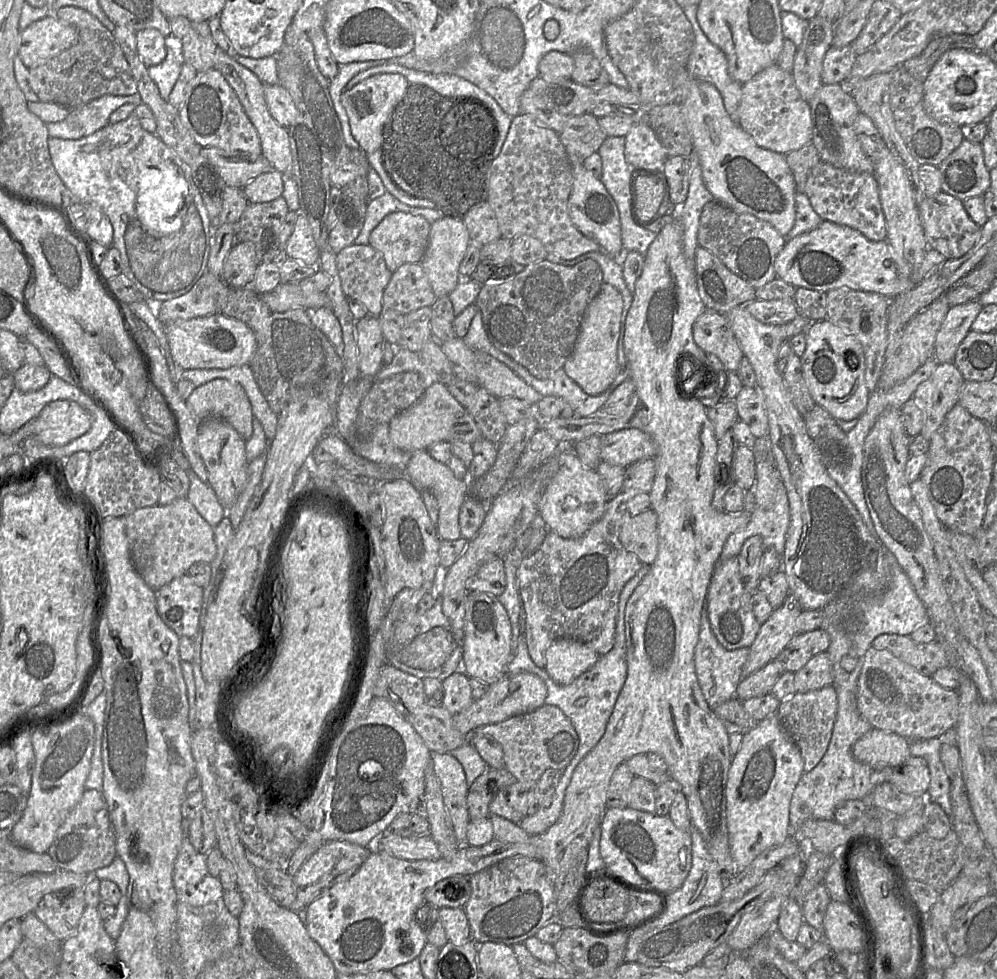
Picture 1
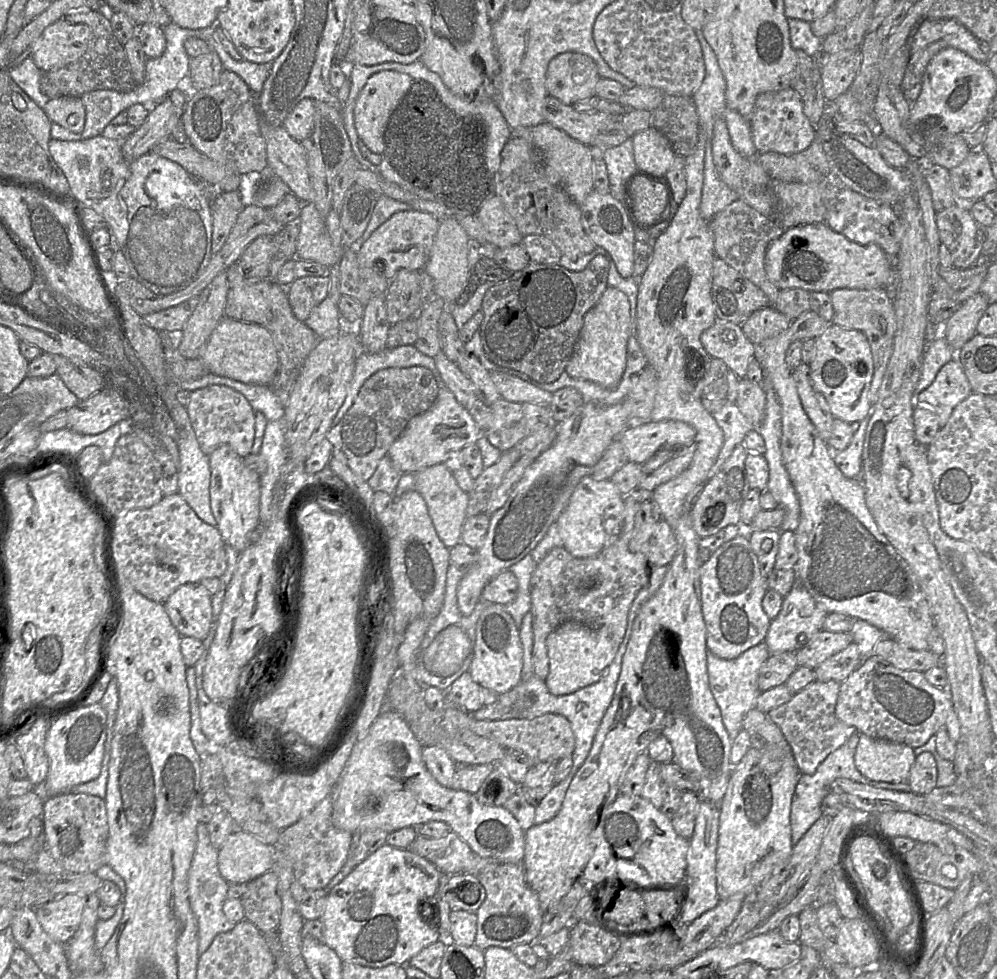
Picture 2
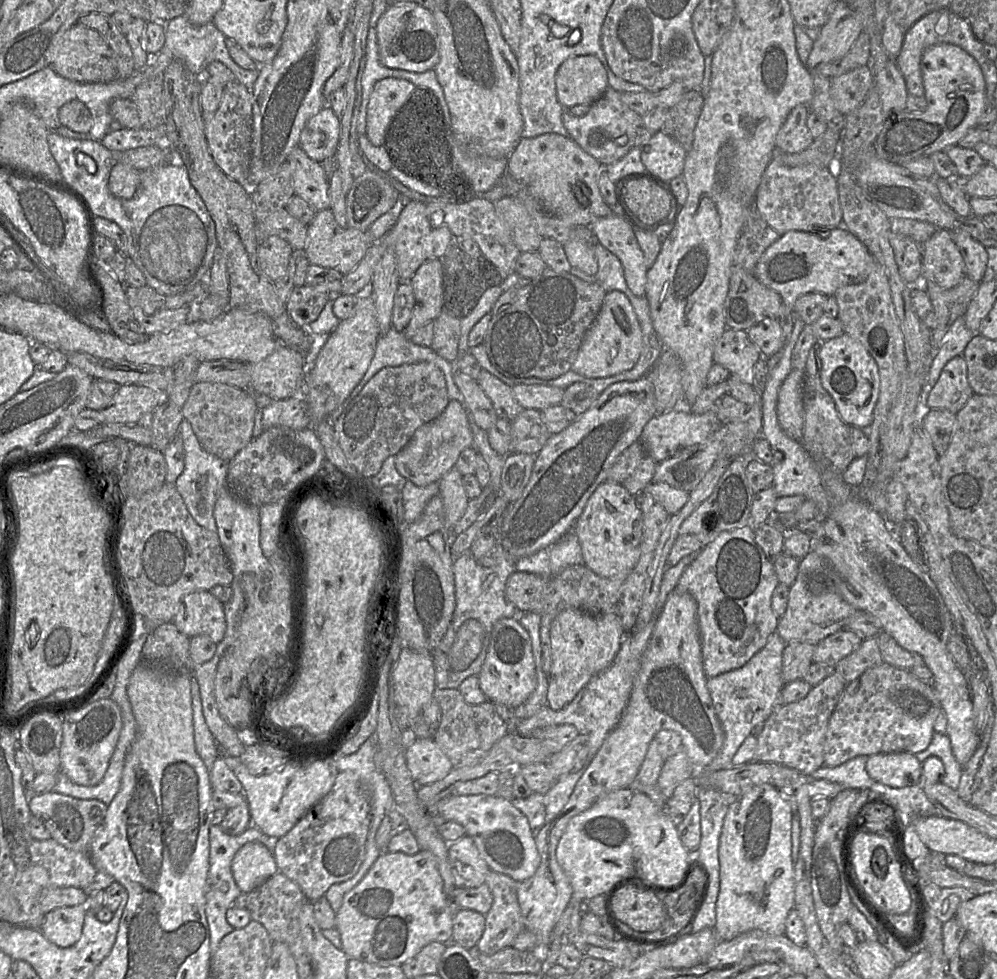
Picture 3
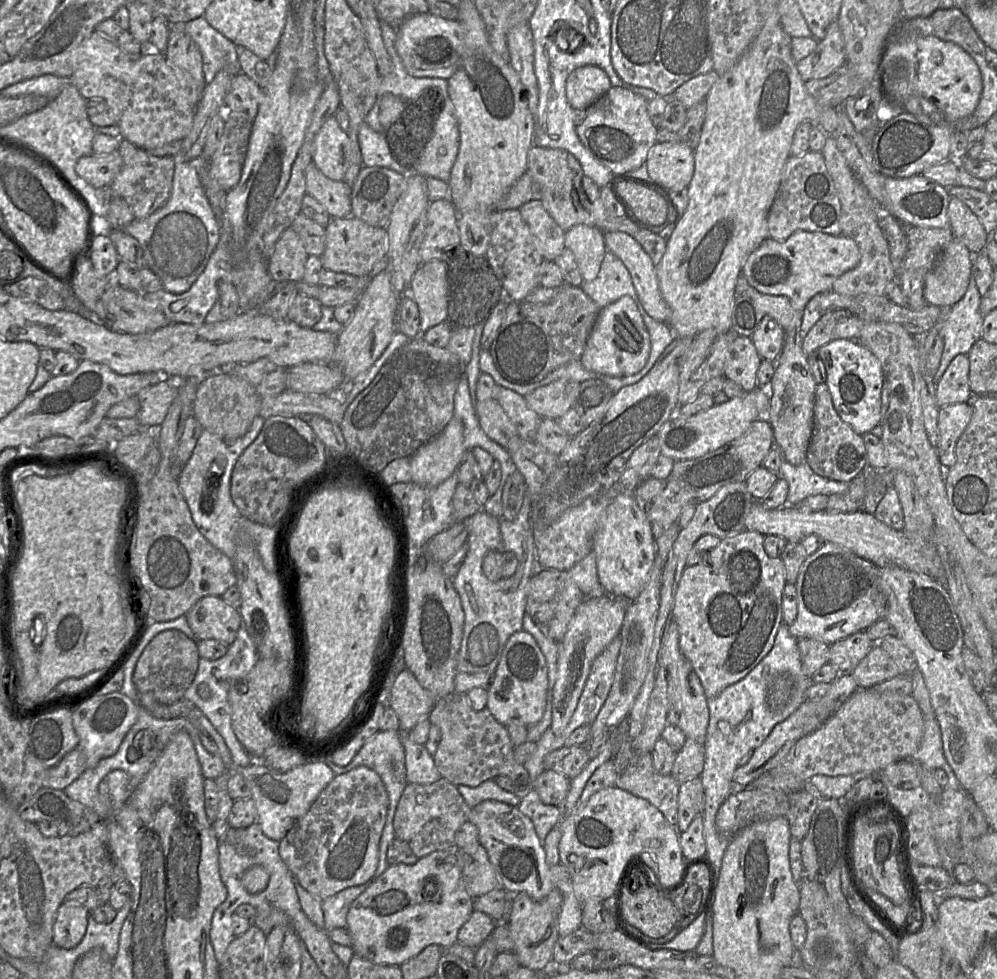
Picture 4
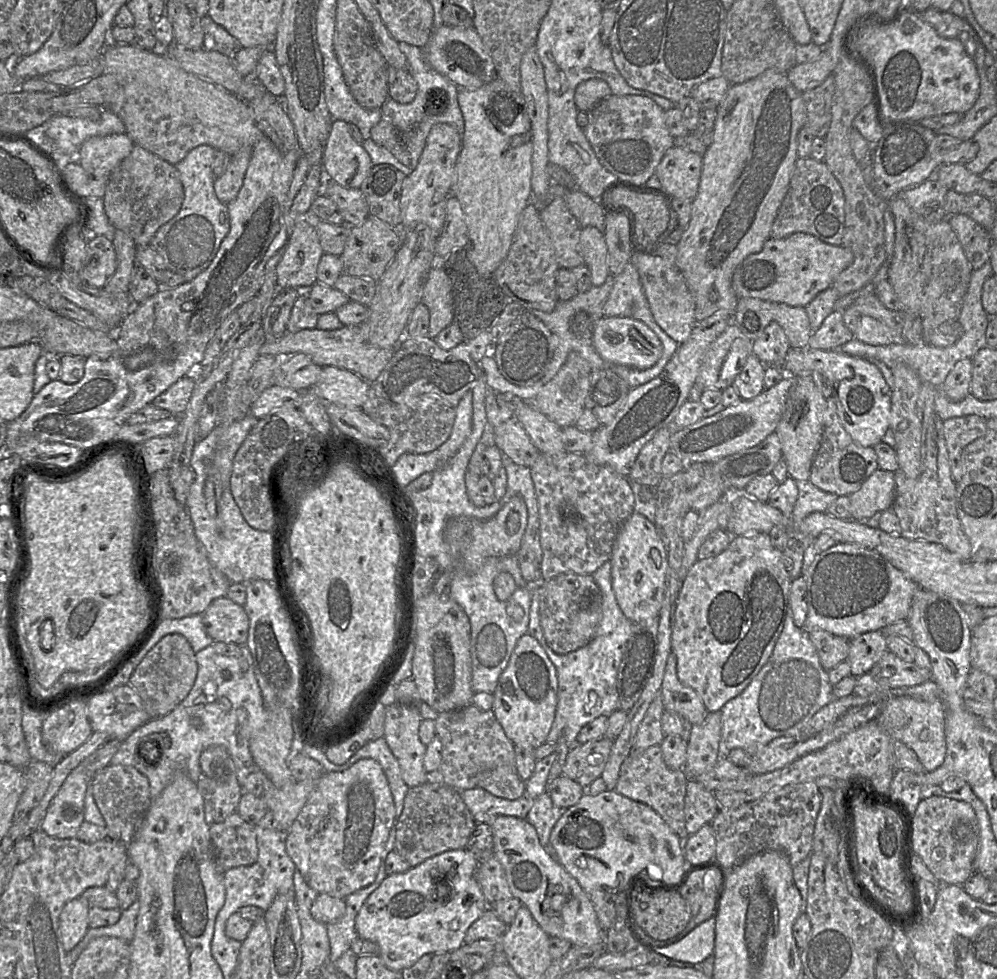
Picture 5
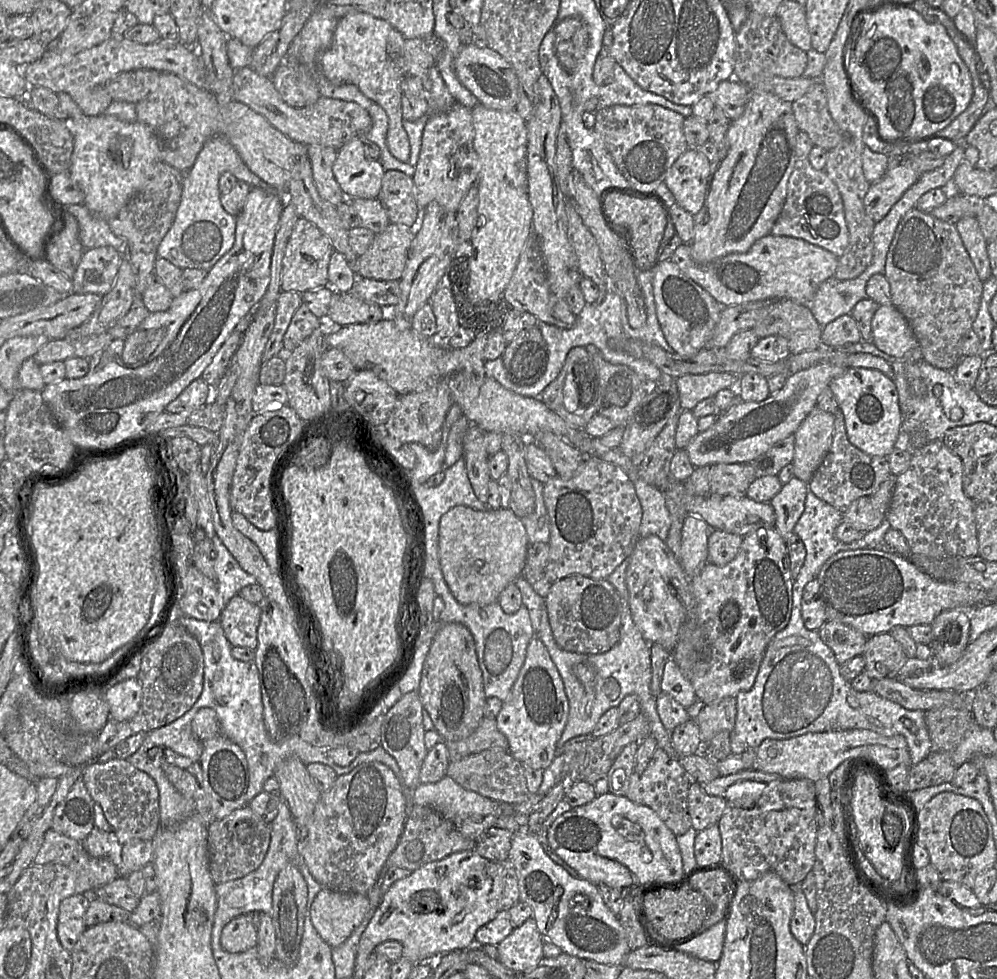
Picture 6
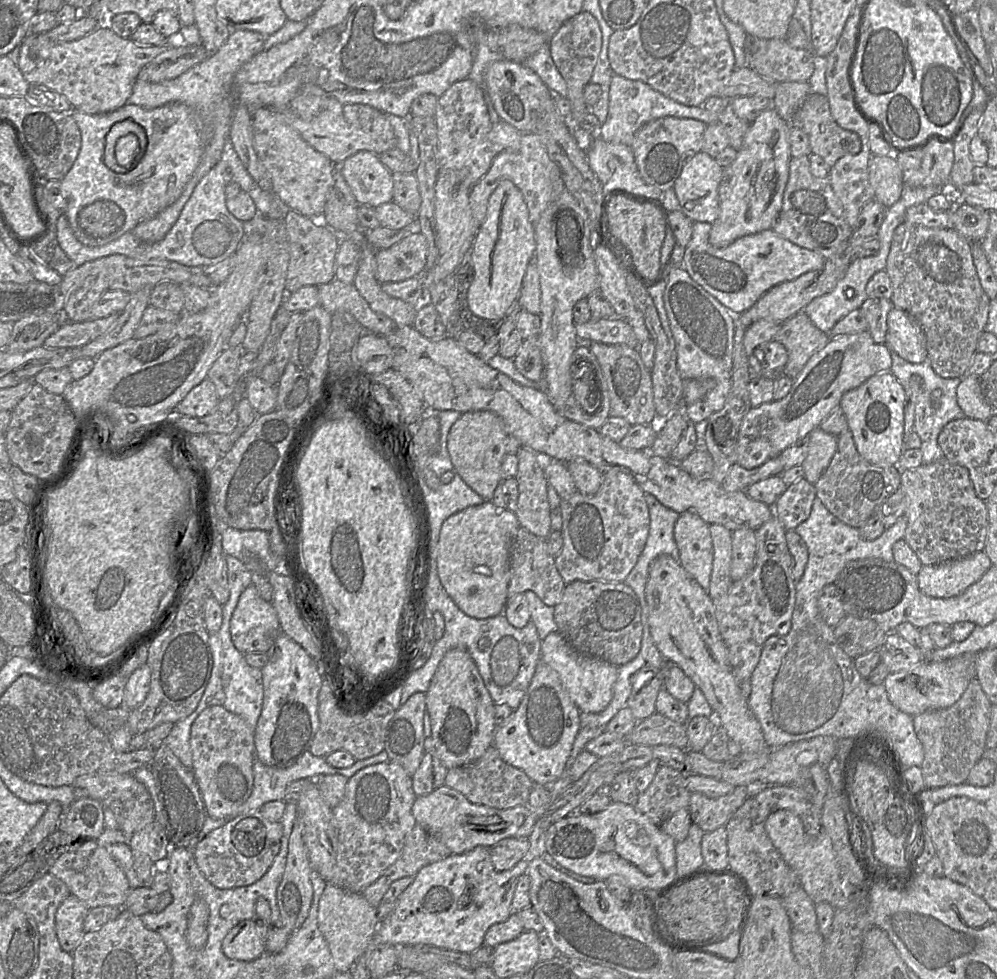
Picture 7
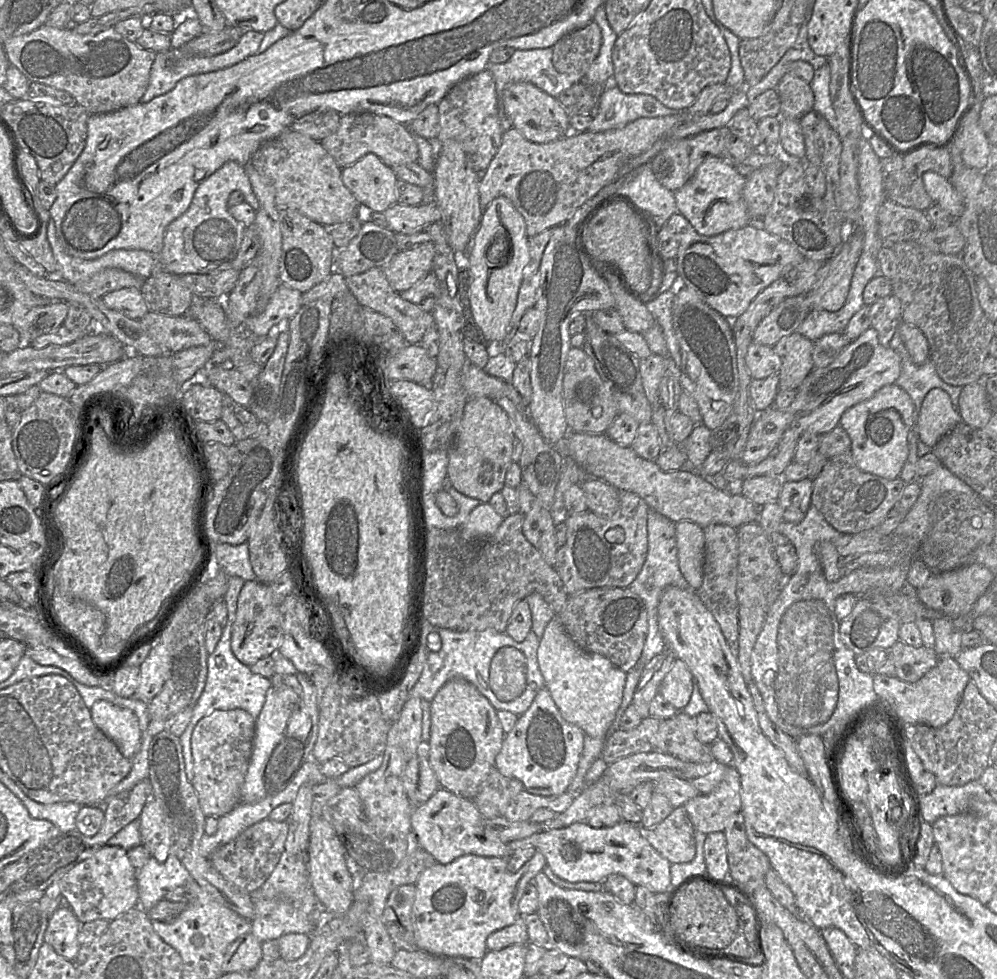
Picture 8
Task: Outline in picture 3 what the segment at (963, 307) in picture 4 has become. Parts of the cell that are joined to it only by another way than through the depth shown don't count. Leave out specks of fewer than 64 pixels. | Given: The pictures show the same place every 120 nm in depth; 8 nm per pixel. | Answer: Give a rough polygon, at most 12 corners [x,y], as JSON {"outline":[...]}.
{"outline":[[960,316],[942,339],[926,383],[922,404],[946,363],[961,356],[975,333]]}

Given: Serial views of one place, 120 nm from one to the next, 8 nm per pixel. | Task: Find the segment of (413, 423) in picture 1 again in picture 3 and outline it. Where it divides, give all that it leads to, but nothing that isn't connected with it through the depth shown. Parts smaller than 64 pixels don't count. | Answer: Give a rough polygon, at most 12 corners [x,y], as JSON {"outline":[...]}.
{"outline":[[450,400],[395,455],[417,486],[439,480],[472,447],[466,408]]}

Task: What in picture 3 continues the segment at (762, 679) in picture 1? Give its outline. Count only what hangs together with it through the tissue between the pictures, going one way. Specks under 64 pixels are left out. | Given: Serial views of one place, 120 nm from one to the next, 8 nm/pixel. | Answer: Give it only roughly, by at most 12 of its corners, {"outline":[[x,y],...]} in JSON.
{"outline":[[790,641],[782,655],[785,683],[802,679],[815,645]]}

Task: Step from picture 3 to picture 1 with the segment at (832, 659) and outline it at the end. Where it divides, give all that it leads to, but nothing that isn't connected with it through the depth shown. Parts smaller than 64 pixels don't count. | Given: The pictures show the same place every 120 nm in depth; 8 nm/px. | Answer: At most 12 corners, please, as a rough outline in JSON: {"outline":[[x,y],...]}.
{"outline":[[823,629],[798,633],[774,661],[797,672],[830,645]]}

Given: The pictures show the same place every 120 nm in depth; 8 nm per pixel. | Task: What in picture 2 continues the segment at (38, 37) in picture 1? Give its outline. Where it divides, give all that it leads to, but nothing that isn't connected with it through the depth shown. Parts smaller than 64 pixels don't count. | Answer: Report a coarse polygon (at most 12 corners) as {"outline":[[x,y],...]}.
{"outline":[[60,19],[45,28],[30,57],[42,71],[78,60],[93,38],[86,24]]}

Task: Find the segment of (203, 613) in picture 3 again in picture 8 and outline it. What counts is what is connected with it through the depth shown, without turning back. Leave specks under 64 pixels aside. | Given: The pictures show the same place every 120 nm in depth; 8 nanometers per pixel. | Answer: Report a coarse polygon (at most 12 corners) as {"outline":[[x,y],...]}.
{"outline":[[245,581],[231,650],[251,667],[277,651],[283,616],[269,584]]}

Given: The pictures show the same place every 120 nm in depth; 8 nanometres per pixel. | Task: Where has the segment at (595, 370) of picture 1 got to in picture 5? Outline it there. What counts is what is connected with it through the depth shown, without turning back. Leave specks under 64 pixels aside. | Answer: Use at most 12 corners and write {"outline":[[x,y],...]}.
{"outline":[[604,316],[592,343],[603,359],[637,369],[663,353],[656,334],[630,317]]}

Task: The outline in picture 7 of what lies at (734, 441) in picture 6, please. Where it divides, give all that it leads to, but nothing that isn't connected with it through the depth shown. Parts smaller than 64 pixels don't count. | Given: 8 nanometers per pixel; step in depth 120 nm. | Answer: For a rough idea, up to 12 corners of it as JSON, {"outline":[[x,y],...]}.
{"outline":[[868,330],[830,339],[784,398],[752,407],[751,469],[818,428],[846,392],[890,371]]}

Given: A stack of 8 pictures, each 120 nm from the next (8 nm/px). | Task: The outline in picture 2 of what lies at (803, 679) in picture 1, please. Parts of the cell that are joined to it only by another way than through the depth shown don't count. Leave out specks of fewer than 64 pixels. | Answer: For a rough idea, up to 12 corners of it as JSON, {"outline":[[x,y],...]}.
{"outline":[[853,641],[814,669],[842,683],[862,661]]}

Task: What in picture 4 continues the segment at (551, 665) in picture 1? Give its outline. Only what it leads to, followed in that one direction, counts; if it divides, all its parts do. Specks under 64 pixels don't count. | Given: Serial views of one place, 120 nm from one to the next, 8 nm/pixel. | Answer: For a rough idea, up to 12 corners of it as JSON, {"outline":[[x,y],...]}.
{"outline":[[630,602],[578,606],[558,645],[551,730],[561,735]]}

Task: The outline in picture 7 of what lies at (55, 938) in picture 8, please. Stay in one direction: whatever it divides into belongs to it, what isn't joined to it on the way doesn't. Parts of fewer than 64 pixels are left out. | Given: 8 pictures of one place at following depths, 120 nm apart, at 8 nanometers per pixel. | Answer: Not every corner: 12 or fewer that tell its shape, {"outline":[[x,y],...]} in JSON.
{"outline":[[69,894],[55,913],[61,948],[72,953],[89,908]]}

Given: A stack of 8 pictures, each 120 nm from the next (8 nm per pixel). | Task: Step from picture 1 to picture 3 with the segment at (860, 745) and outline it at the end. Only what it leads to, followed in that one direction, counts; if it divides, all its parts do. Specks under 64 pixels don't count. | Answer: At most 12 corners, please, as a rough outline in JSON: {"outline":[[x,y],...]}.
{"outline":[[909,752],[878,753],[866,771],[903,788],[920,783],[922,765]]}

